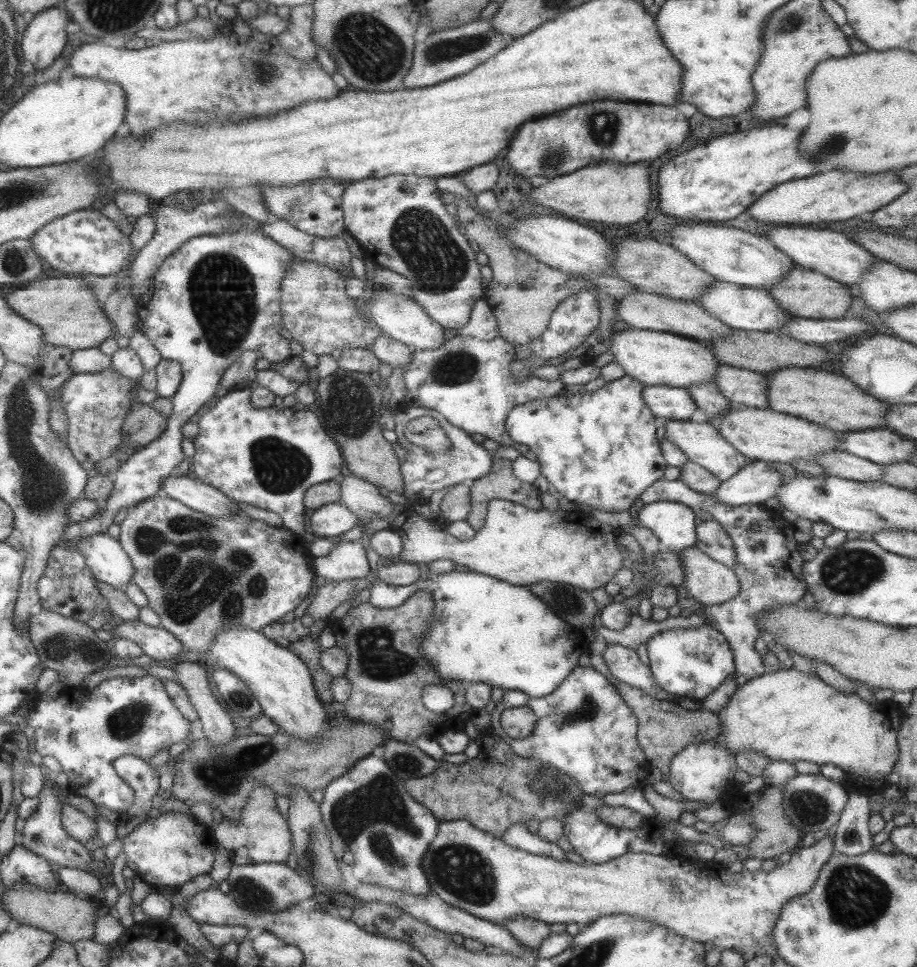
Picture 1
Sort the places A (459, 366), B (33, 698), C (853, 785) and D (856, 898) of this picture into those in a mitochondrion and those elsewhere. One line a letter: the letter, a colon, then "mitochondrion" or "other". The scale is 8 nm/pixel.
A: mitochondrion
B: other
C: other
D: mitochondrion

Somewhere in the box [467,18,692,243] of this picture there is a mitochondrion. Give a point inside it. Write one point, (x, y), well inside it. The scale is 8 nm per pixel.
(603, 126)

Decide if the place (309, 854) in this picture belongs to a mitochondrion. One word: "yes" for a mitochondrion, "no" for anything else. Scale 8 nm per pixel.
yes

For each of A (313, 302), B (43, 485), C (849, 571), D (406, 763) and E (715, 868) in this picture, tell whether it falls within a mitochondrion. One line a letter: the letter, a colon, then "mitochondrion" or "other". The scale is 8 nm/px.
A: other
B: mitochondrion
C: mitochondrion
D: mitochondrion
E: other

